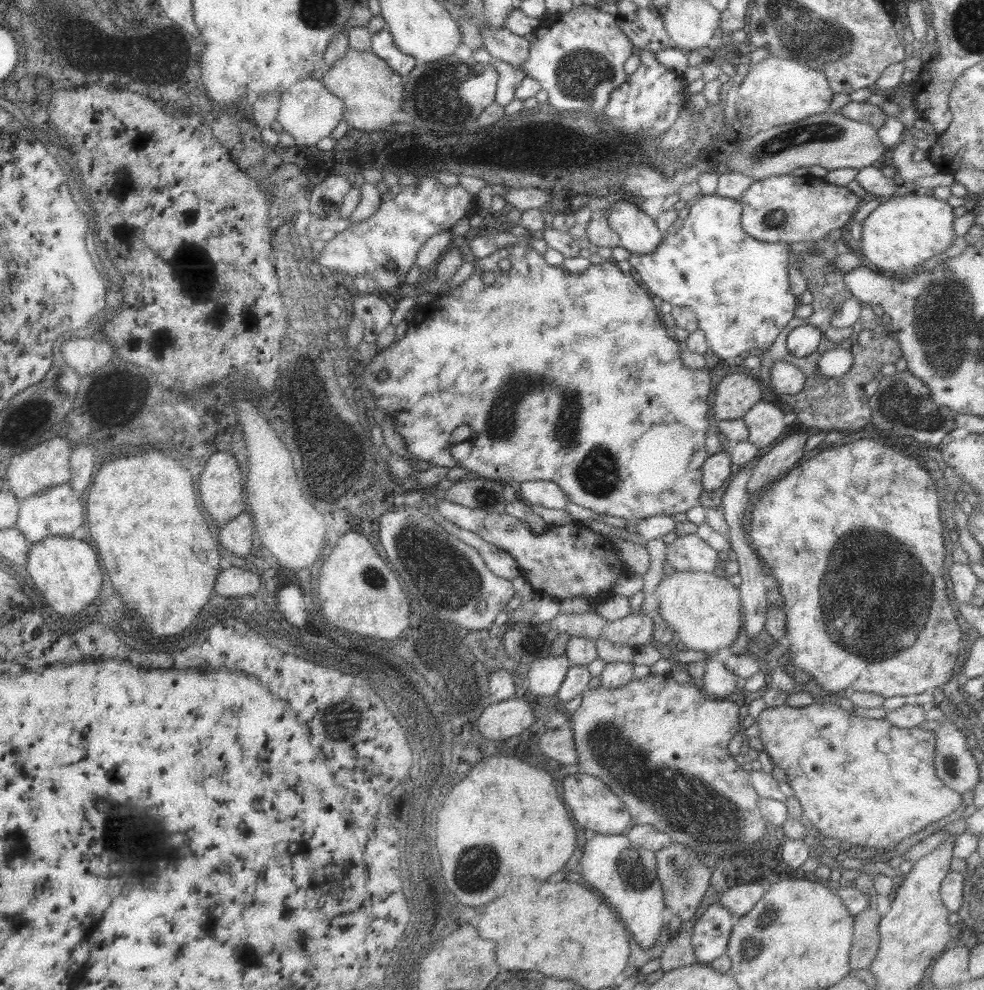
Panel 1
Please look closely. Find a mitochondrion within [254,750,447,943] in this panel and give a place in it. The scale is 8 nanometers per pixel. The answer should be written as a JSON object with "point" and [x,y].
{"point":[398,898]}

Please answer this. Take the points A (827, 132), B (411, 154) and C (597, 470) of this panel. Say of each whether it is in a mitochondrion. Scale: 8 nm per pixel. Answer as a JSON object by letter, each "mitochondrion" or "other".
{"A":"mitochondrion","B":"other","C":"mitochondrion"}

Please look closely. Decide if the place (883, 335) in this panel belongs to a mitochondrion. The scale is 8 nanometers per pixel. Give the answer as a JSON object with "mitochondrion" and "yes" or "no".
{"mitochondrion":"no"}

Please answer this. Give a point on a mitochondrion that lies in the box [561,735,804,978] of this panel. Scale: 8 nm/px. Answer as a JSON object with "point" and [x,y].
{"point":[769,916]}

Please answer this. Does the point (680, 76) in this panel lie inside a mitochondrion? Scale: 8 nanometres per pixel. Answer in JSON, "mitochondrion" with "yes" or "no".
{"mitochondrion":"no"}

